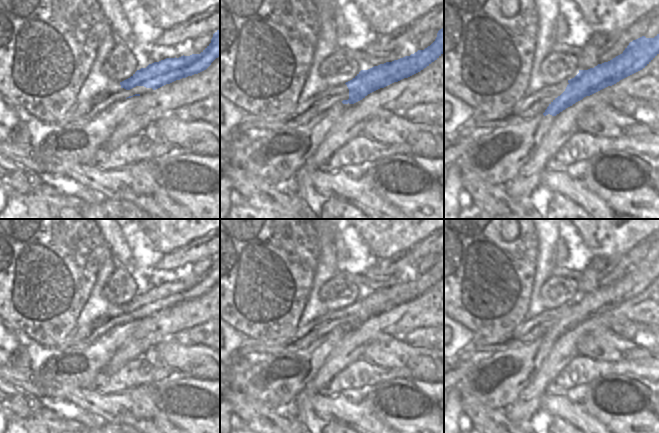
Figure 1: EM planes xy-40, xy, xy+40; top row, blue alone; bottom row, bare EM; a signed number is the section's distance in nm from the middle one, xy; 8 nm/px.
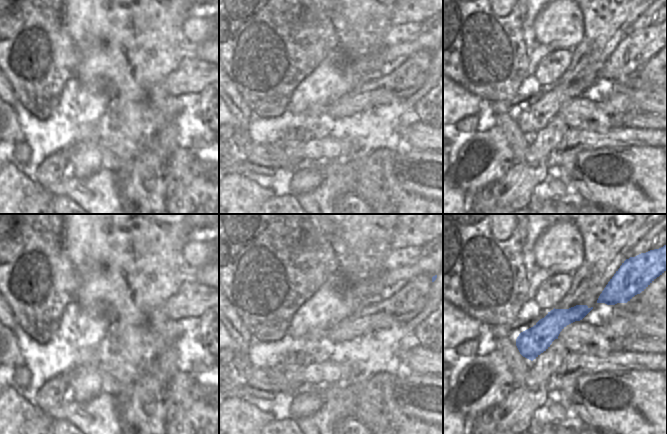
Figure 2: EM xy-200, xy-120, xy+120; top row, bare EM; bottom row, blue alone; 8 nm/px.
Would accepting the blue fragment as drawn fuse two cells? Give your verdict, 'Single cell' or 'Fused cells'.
Single cell

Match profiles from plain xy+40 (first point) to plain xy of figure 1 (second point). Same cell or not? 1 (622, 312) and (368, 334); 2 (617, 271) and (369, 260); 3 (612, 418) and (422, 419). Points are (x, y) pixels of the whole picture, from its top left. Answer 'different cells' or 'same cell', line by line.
1: same cell
2: different cells
3: same cell

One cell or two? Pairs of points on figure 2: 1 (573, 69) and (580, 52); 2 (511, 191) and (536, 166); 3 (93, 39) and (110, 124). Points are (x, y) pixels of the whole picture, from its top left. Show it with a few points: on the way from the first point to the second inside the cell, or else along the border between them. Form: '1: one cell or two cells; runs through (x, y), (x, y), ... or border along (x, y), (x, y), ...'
1: one cell; runs through (577, 65), (578, 56)
2: one cell; runs through (517, 185), (530, 172)
3: one cell; runs through (114, 60), (120, 66), (120, 103)

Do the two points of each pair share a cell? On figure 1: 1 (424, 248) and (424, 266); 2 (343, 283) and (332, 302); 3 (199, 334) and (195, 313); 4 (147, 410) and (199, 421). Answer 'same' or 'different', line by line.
1: different
2: same
3: different
4: different

